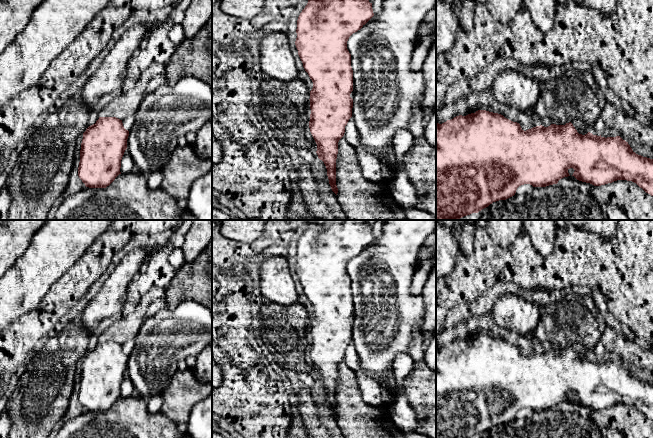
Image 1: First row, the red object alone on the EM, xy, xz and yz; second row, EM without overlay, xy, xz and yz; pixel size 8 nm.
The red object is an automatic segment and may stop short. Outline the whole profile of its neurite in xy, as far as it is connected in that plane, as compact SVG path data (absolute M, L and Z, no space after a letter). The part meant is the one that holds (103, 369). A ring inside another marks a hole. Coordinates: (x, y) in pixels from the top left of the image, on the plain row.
M99 341L95 348L83 357L78 400L89 412L106 412L121 398L121 384L127 373L129 355L116 341Z

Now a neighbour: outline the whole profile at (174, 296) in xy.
M212 240L206 249L191 263L185 263L165 287L169 310L180 303L196 301L212 313Z

